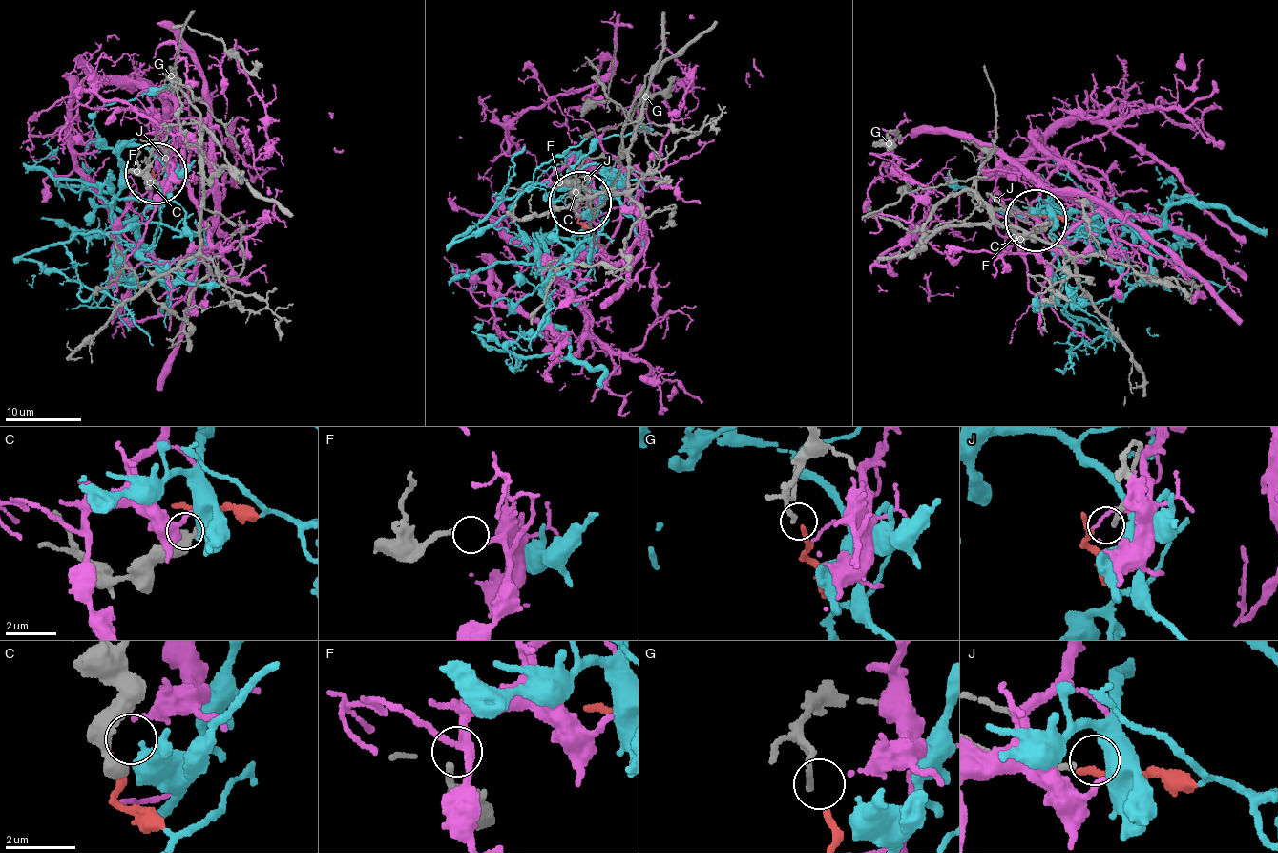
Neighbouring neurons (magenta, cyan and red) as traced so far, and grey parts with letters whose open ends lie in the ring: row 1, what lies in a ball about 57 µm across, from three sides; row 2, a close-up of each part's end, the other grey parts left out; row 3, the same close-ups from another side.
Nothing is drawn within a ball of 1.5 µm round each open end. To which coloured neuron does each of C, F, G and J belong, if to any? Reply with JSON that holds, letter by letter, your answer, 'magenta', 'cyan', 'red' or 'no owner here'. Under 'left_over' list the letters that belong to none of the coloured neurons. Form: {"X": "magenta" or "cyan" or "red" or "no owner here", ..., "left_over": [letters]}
{"C": "cyan", "F": "magenta", "G": "red", "J": "no owner here", "left_over": ["J"]}

